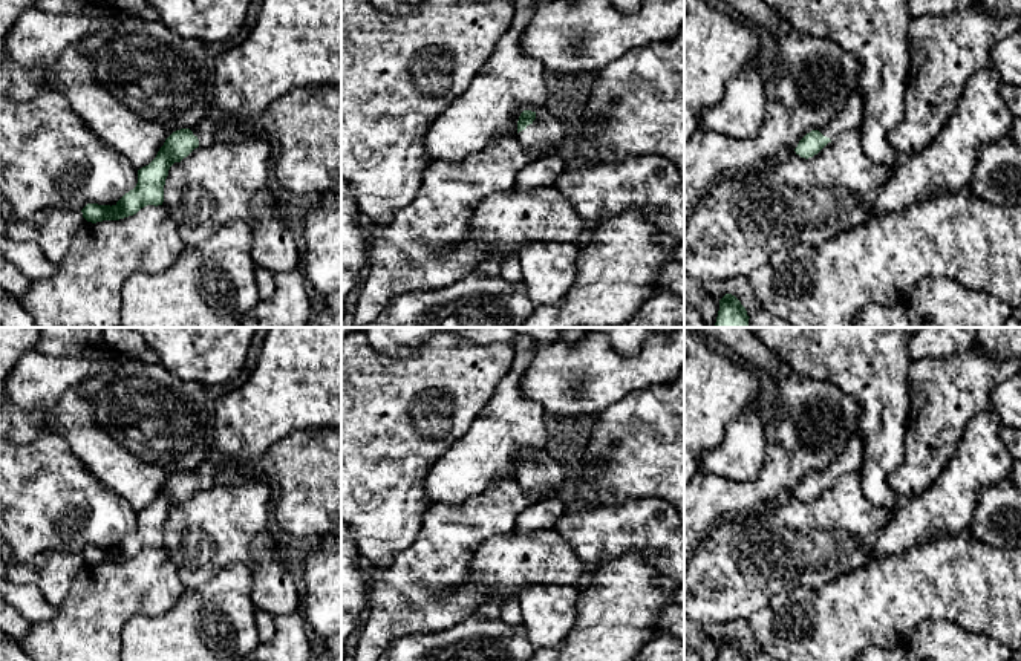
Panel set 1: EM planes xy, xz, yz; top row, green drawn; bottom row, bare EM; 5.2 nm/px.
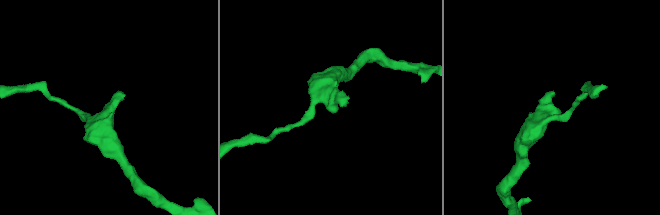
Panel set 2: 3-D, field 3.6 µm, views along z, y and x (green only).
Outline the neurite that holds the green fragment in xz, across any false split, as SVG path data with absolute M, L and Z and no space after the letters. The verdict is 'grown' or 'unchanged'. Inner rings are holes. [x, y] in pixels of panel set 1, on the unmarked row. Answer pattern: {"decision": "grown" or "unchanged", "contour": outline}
{"decision": "grown", "contour": "M546 451L524 453L517 464L517 480L527 491L539 490L542 500L560 494L568 480L568 471Z"}

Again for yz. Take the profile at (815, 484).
{"decision": "grown", "contour": "M856 433L845 451L828 467L807 476L794 491L801 500L813 500L828 485L836 484L843 474L860 470L863 459L863 438Z"}

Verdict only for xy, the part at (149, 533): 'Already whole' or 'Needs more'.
Needs more

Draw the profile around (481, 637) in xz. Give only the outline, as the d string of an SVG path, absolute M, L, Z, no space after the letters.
M476 614L444 632L401 638L378 661L528 661L534 652L524 623L511 626L497 615Z

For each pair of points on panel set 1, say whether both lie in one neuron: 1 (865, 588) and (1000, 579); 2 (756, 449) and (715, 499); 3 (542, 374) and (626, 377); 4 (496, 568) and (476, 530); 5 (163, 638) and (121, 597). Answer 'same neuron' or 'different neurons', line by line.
1: same neuron
2: different neurons
3: same neuron
4: different neurons
5: different neurons

